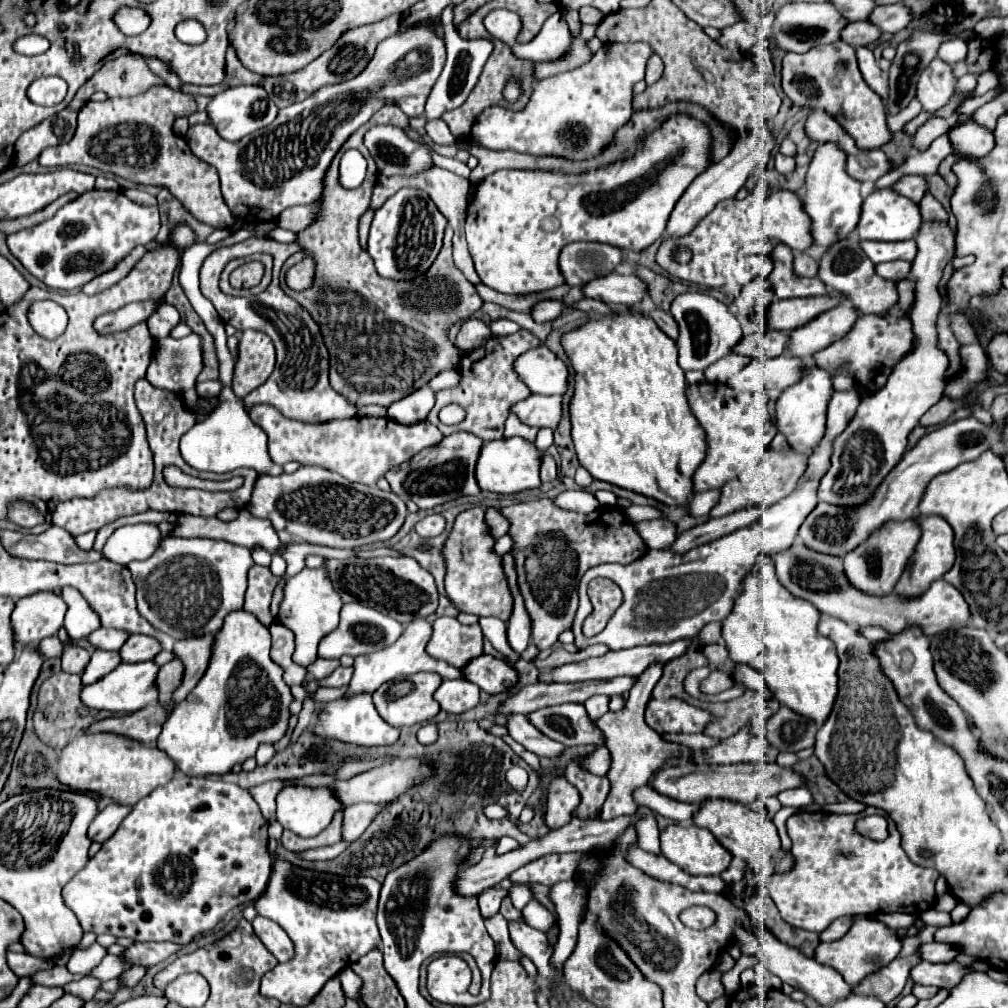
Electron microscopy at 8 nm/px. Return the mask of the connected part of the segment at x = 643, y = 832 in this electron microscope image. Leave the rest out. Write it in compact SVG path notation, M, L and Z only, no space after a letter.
M639 806L637 812L641 812L643 820L639 824L635 824L637 828L637 844L639 848L647 850L647 852L653 852L653 854L659 854L659 828L657 828L657 822L655 822L655 816L651 810Z

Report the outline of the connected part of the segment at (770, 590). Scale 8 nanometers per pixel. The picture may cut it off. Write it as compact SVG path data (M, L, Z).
M761 556L759 570L743 580L743 592L735 600L731 614L723 620L723 640L727 644L733 662L745 662L753 666L757 672L761 672L773 698L779 704L791 708L793 712L799 712L801 716L815 720L815 724L823 724L829 718L839 692L839 676L837 676L839 656L835 644L817 634L817 620L819 620L819 610L807 600L791 596L777 582L773 560L769 556Z

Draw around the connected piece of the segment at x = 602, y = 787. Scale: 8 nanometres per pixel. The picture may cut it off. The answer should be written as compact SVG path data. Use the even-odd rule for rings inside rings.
M575 758L567 766L565 776L567 776L569 784L573 784L581 794L581 802L575 810L575 816L581 820L597 818L601 812L601 806L609 794L609 780L605 776L593 776L593 774L581 770L579 758Z

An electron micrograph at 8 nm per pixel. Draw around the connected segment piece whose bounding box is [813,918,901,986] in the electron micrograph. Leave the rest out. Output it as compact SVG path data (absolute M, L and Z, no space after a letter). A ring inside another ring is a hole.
M859 918L843 938L819 944L815 948L813 958L819 960L819 964L827 964L837 972L841 972L849 986L857 986L867 974L889 964L899 954L899 950L901 950L901 940L893 934L893 930L889 930L885 924L873 918Z

